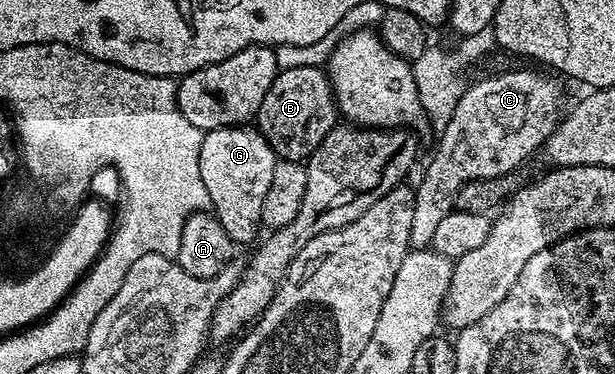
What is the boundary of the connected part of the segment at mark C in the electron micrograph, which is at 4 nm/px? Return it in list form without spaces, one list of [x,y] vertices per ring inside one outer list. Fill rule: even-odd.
[[[499,72],[465,88],[449,126],[438,133],[439,149],[428,162],[423,181],[415,188],[412,249],[423,250],[430,245],[441,218],[452,212],[457,194],[469,181],[510,176],[542,149],[560,124],[564,111],[559,101],[563,88],[551,76],[539,72]]]

